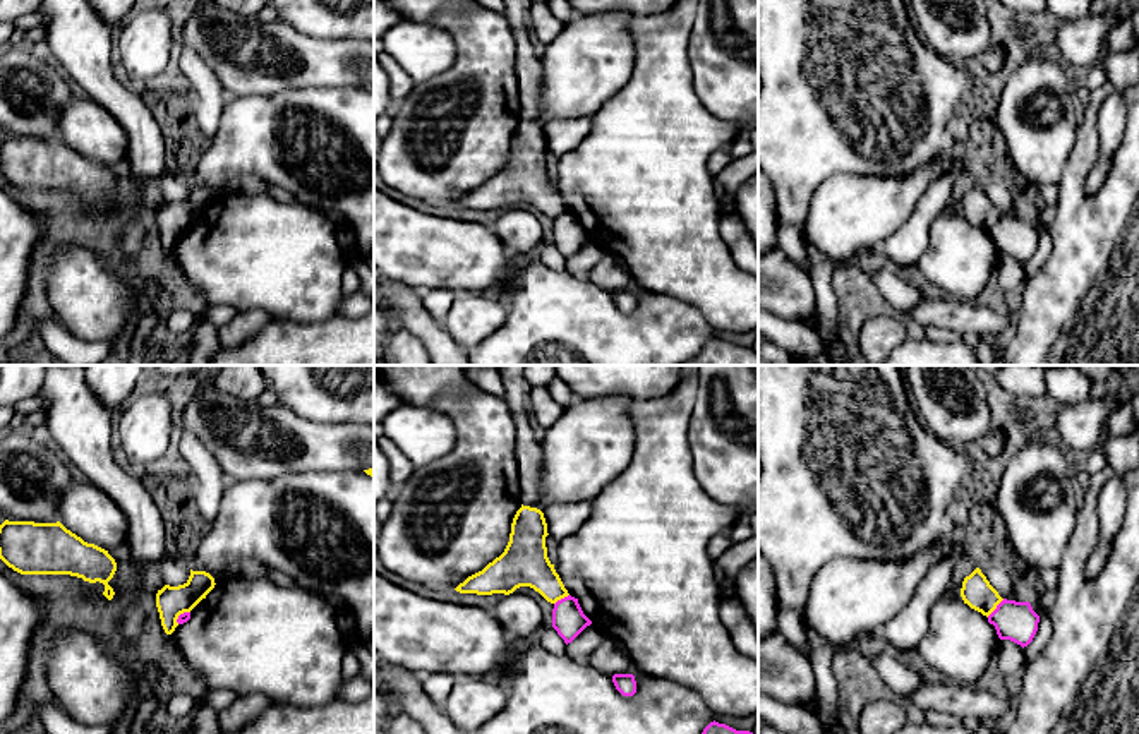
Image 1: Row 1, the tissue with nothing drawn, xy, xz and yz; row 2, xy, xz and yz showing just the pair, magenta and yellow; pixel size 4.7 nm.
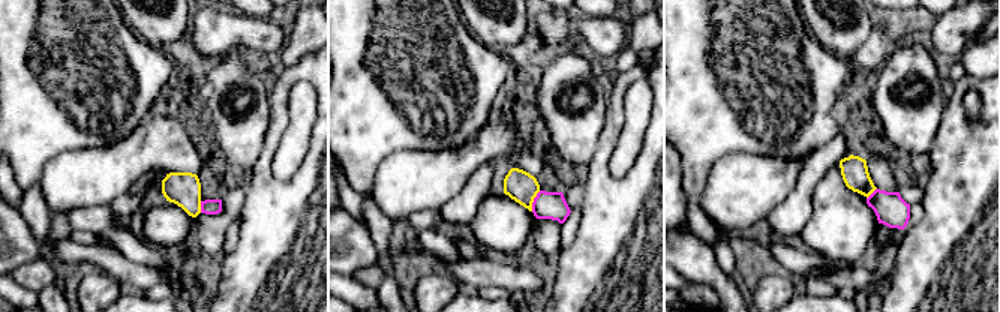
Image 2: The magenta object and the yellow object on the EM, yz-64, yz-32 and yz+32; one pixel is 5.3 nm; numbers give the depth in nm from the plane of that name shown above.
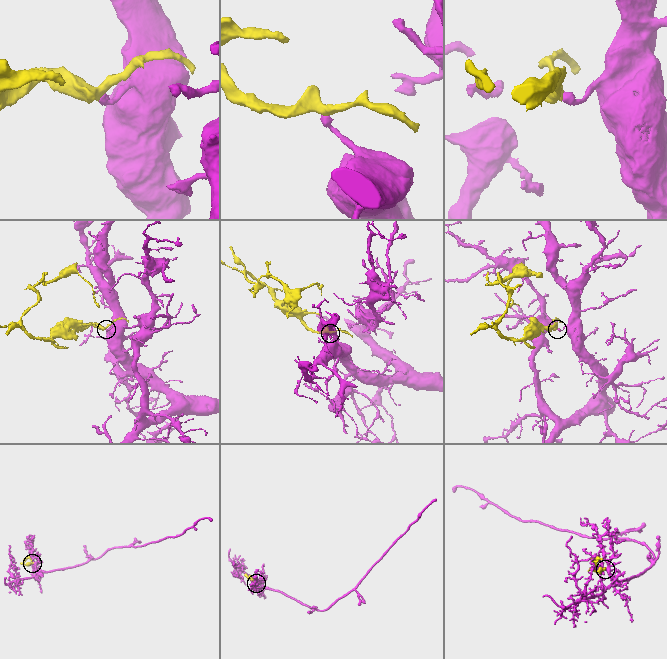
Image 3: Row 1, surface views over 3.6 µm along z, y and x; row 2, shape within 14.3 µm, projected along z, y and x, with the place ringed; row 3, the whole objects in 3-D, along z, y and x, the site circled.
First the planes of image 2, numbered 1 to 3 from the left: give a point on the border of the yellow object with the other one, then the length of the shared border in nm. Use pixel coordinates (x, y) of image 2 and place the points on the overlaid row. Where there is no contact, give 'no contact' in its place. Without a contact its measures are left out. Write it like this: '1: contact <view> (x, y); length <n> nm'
1: contact yz-64 (201, 207); length 60 nm
2: contact yz-32 (534, 201); length 120 nm
3: contact yz+32 (871, 194); length 80 nm

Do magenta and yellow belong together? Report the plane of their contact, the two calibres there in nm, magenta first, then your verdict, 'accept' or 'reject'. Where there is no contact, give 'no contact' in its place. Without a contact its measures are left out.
contact in yz; calibres 190 and 150 nm; reject

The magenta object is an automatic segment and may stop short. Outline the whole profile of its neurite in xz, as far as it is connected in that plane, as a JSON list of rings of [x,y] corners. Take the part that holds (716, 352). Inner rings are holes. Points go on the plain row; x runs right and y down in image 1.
[[[714,336],[698,355],[681,365],[758,365],[758,353],[750,346],[736,346]]]

